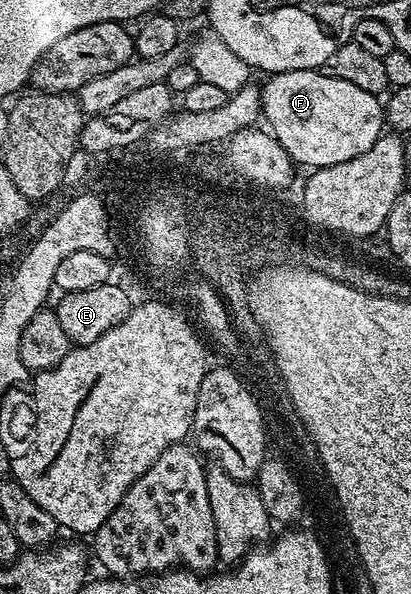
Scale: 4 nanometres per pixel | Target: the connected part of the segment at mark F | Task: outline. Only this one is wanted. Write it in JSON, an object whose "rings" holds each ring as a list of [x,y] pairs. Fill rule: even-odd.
{"rings":[[[302,69],[272,73],[264,81],[267,82],[262,82],[261,85],[262,116],[265,121],[267,117],[266,128],[281,143],[296,166],[311,165],[312,170],[317,170],[357,159],[357,155],[365,155],[365,151],[369,151],[373,143],[384,136],[385,109],[380,98],[369,91],[361,91],[361,87],[353,87],[353,83],[345,83],[345,79],[330,77],[326,71],[319,69]]]}

